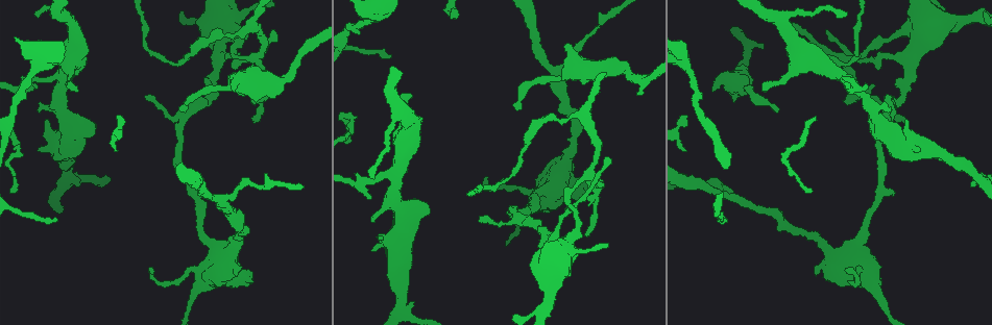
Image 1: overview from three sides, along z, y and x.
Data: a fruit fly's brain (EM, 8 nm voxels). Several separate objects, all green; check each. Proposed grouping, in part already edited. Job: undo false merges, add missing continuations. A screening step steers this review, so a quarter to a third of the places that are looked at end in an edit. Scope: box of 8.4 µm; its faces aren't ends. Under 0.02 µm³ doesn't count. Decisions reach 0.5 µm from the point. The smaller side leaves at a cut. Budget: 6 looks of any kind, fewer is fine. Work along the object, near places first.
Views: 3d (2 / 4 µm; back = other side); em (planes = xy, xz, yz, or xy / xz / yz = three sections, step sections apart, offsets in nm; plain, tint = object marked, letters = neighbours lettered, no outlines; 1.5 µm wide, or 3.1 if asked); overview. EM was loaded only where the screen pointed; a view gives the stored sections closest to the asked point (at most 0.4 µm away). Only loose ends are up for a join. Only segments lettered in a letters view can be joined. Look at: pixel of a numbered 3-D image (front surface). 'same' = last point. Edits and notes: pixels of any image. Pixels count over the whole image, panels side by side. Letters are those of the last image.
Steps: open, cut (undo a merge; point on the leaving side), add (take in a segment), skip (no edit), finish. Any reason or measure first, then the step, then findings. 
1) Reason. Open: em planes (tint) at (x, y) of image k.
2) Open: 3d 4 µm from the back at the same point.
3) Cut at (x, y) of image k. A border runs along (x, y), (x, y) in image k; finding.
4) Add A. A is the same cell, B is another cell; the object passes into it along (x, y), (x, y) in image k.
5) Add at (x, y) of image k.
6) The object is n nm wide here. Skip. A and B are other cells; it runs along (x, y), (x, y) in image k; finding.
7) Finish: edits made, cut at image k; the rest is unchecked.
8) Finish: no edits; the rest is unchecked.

An open end. Open: 3d 2 µm at (92, 124) of image 1.

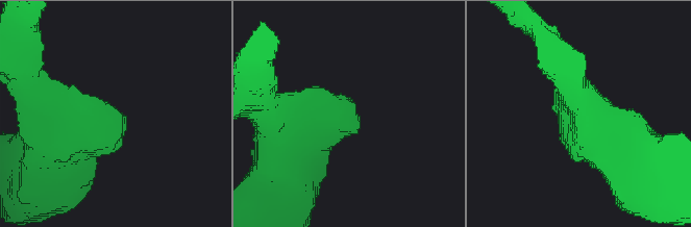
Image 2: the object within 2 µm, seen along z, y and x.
Shape alone is not enough. Open: em planes (tint) at (117, 111) of image 2.

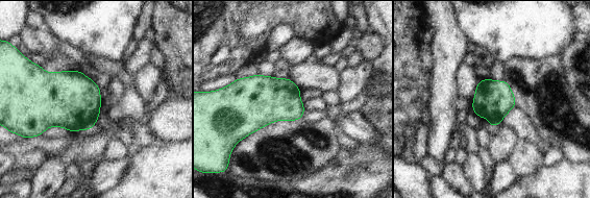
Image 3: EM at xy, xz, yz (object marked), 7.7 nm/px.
See the neighbours. Open: em planes (letters) at the same point.

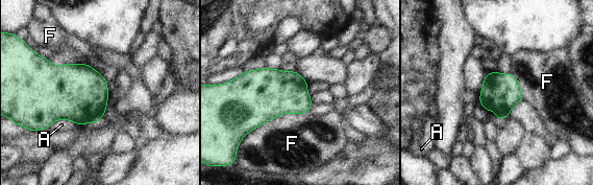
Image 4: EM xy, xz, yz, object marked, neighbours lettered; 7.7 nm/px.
Skip. A and F are other cells; no lettered segment goes on from it.

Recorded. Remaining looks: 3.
Thin end. Open: 3d 2 µm from the back at (410, 98) of image 1.

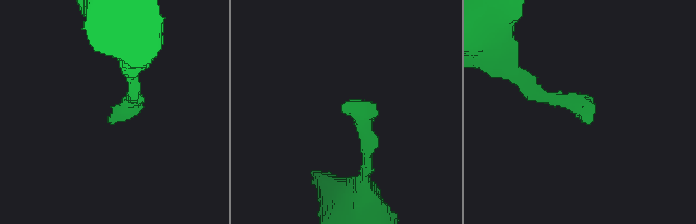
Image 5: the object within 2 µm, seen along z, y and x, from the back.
Now the EM. Open: em xz step 4 (plain) at (341, 106) of image 5.

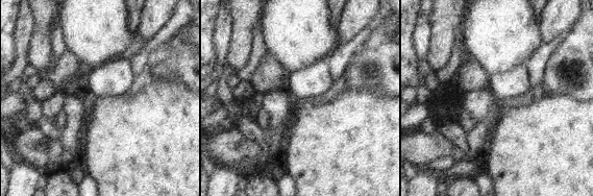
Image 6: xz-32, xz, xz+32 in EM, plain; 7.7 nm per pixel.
Open: em xz step 4 (letters) at the same point.

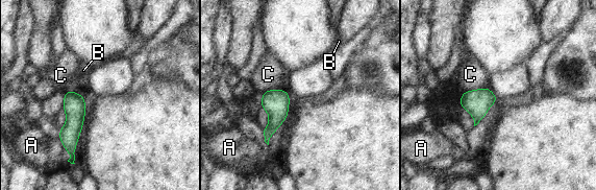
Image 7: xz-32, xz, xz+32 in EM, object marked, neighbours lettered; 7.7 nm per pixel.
The longest contact is with C, 190 nm. Skip. A, B and C are other cells; none of them fits.

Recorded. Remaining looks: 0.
Finish: no edits; the rest is unchecked.

